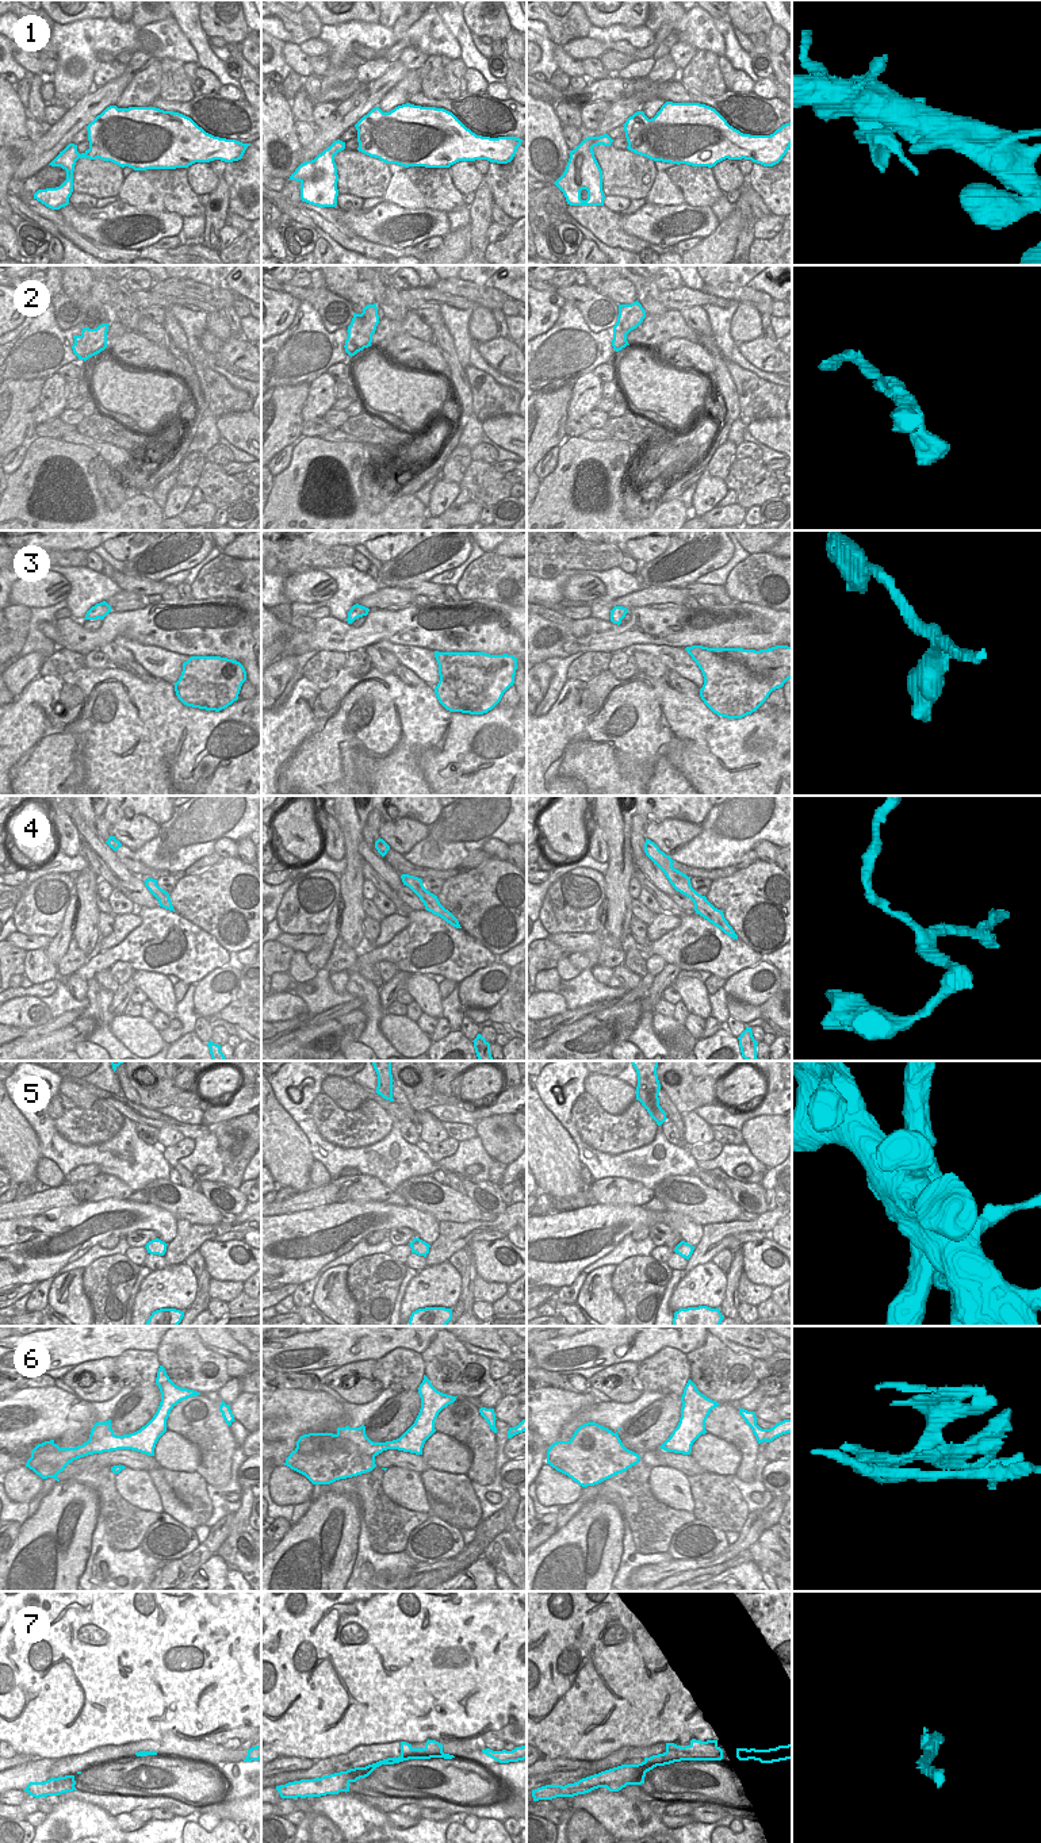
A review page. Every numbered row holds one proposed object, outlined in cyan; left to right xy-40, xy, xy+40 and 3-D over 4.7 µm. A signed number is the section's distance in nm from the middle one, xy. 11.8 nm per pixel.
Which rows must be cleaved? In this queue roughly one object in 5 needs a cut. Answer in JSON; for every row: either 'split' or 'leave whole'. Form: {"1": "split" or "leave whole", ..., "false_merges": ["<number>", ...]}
{"1": "leave whole", "2": "leave whole", "3": "leave whole", "4": "leave whole", "5": "split", "6": "split", "7": "leave whole", "false_merges": ["5", "6"]}

